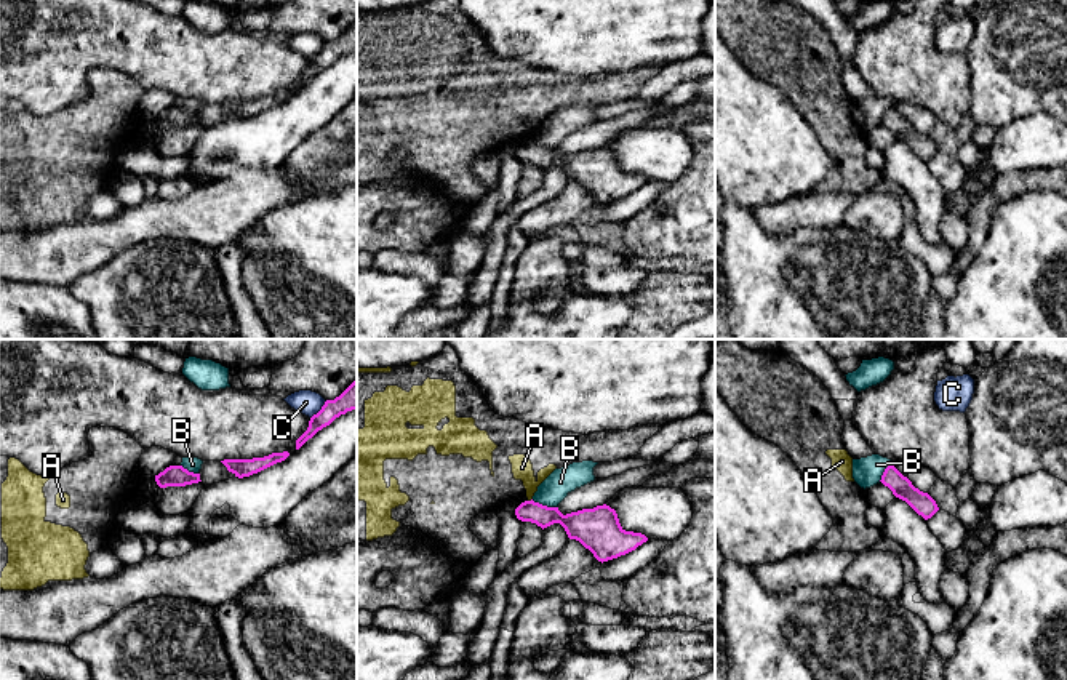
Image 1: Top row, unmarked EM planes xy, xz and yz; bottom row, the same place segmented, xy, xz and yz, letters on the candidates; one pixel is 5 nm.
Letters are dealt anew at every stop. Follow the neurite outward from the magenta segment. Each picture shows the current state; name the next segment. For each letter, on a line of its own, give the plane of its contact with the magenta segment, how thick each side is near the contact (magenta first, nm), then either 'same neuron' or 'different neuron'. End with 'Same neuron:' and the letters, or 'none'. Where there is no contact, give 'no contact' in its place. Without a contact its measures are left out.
A: contact in xz; calibres 120 and 110 nm; different neuron
B: contact in xz; calibres 180 and 140 nm; different neuron
C: contact in xy; calibres 130 and 120 nm; different neuron
Same neuron: none

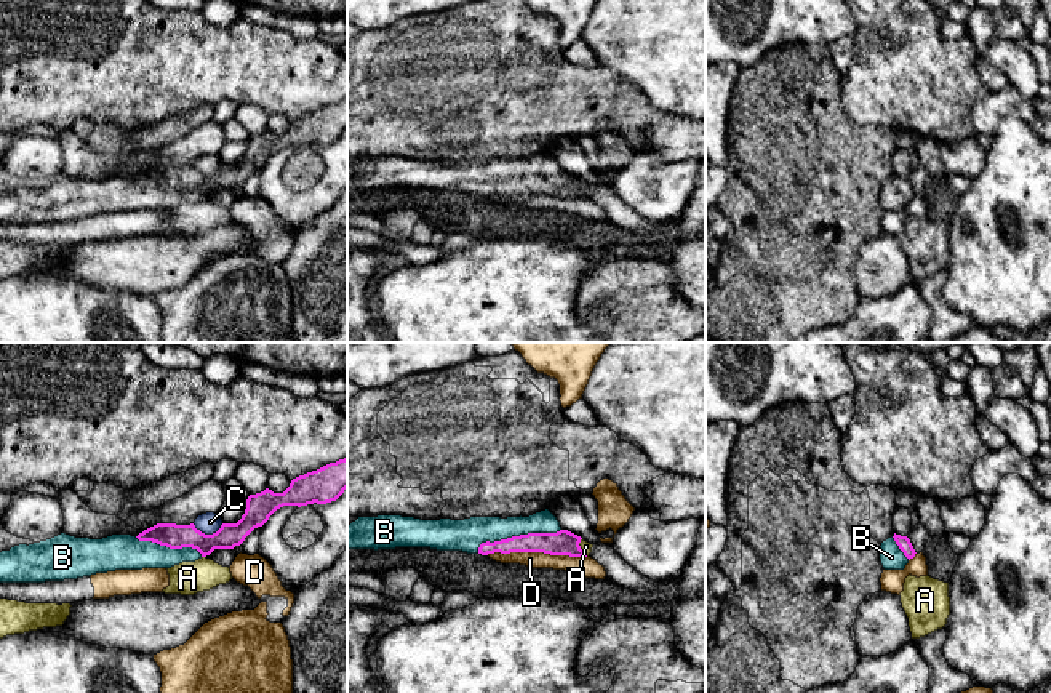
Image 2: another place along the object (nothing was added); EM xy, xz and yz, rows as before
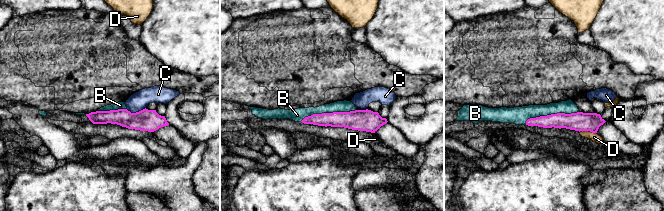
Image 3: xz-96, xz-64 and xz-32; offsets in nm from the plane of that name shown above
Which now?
A: contact in xy; calibres 130 and 170 nm; different neuron
B: contact in xz; calibres 130 and 160 nm; same neuron
C: contact in xy; calibres 130 and 110 nm; different neuron
D: contact in xz; calibres 130 and 90 nm; different neuron
Same neuron: B

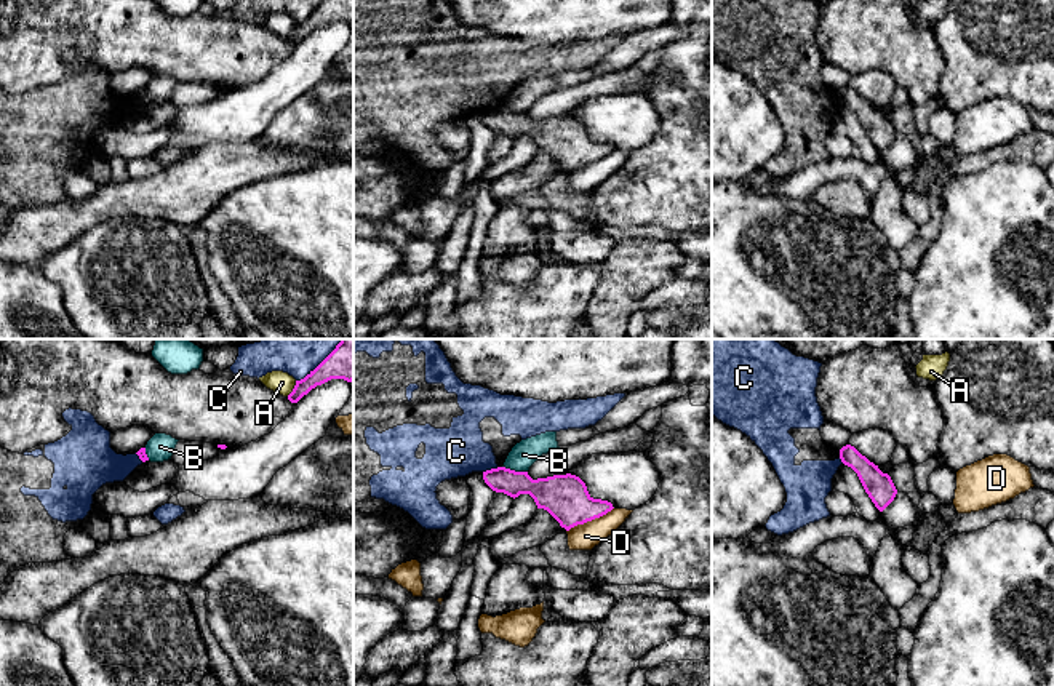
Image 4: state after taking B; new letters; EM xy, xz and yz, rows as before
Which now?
A: contact in xy; calibres 140 and 110 nm; different neuron
B: contact in xz; calibres 200 and 140 nm; different neuron
C: contact in xz; calibres 130 and 260 nm; different neuron
D: contact in xz; calibres 220 and 130 nm; different neuron
Same neuron: none

